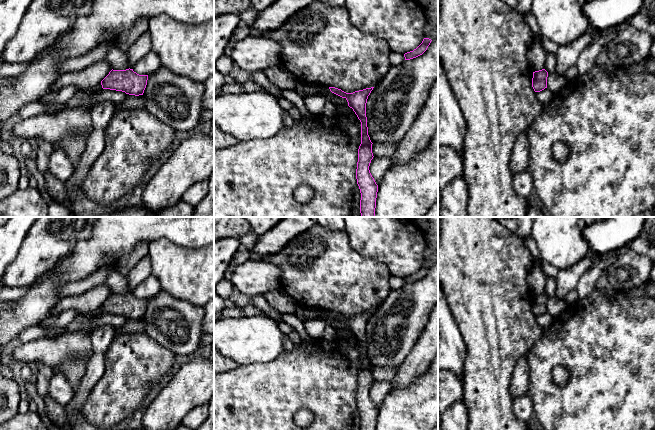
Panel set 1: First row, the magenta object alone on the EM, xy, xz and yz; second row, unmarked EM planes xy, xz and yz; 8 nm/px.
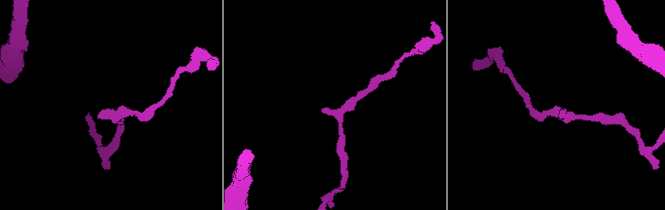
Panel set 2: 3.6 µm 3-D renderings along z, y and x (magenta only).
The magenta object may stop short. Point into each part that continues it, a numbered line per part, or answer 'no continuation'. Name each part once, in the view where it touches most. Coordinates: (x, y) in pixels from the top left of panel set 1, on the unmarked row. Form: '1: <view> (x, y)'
no continuation

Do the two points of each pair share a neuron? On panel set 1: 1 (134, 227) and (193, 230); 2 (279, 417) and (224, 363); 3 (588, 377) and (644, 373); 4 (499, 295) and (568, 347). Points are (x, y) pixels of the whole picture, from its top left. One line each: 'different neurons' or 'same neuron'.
1: same neuron
2: different neurons
3: same neuron
4: different neurons

